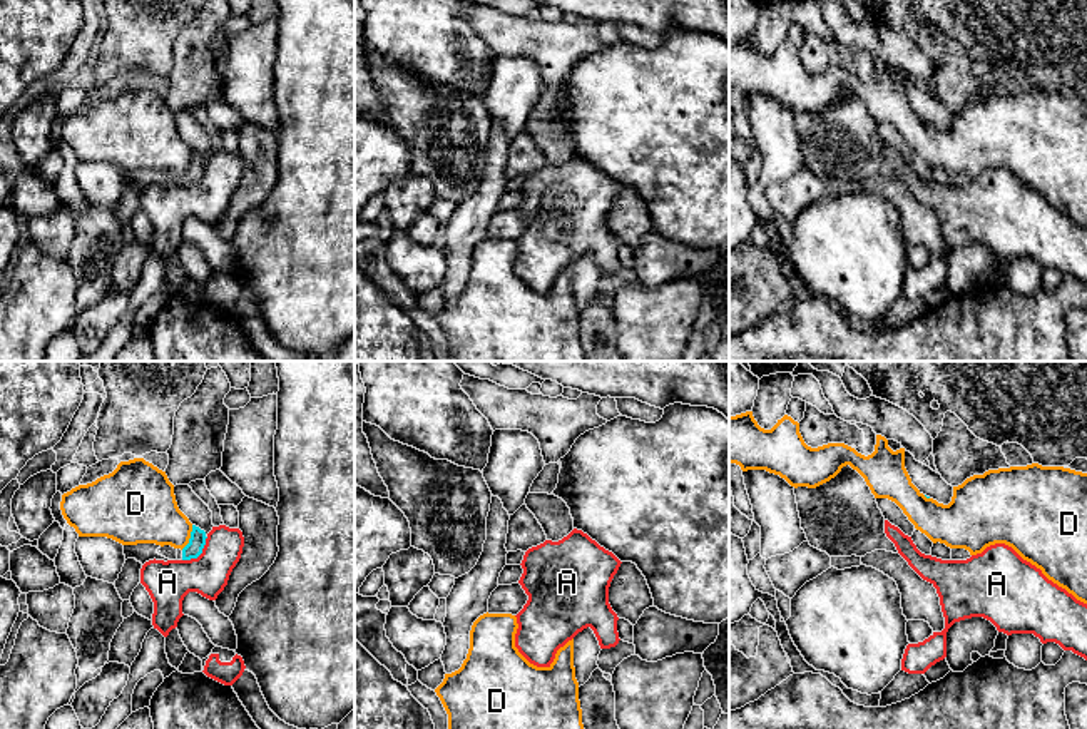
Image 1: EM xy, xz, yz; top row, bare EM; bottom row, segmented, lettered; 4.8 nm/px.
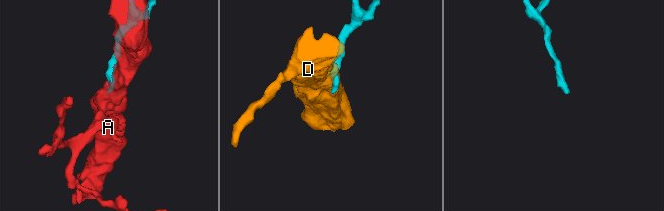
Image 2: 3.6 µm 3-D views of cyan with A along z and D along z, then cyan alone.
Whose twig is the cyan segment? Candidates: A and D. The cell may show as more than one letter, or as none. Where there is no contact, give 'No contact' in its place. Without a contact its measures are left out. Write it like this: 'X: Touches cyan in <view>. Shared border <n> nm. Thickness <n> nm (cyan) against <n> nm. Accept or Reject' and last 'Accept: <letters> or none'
A: Touches cyan in xy. Shared border 170 nm. Thickness 80 nm (cyan) against 200 nm. Reject
D: Touches cyan in xy. Shared border 130 nm. Thickness 80 nm (cyan) against 300 nm. Reject
Accept: none

